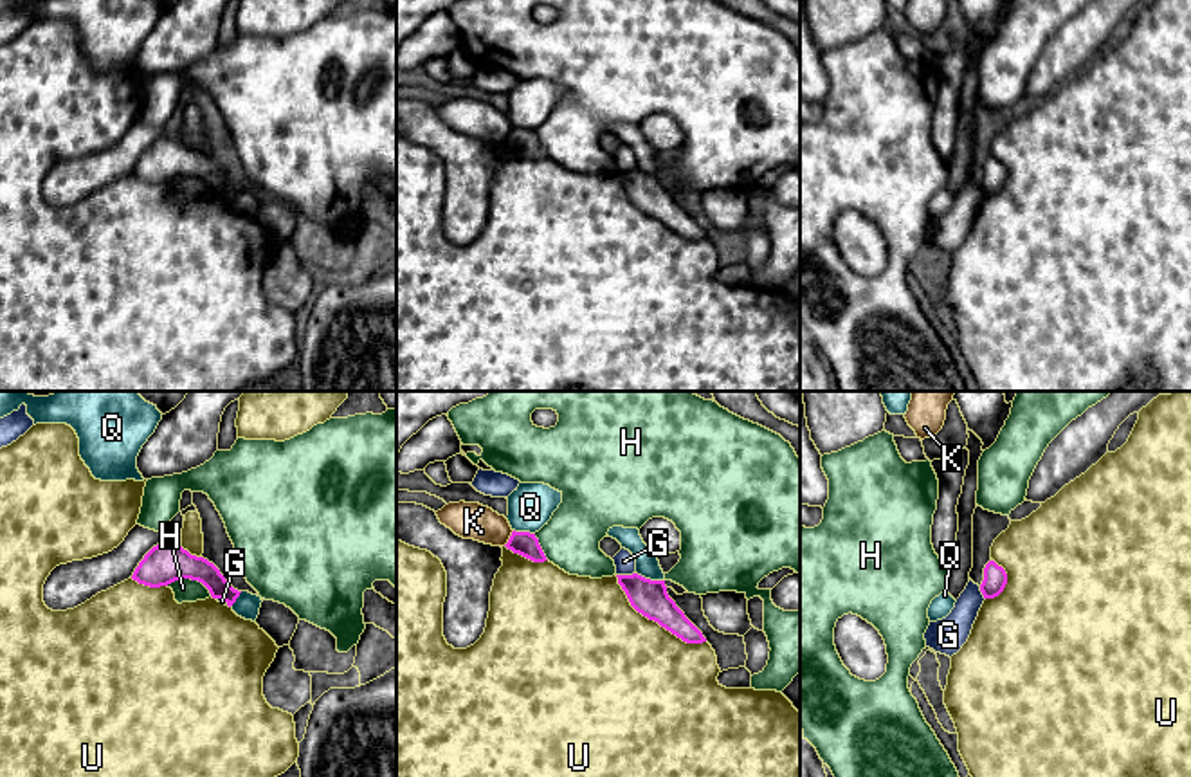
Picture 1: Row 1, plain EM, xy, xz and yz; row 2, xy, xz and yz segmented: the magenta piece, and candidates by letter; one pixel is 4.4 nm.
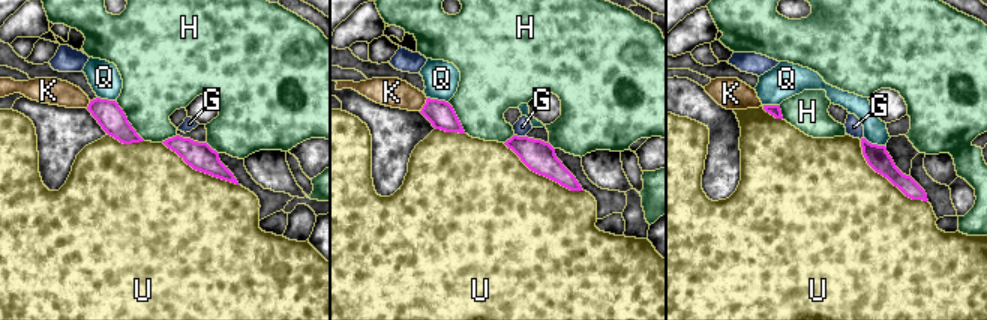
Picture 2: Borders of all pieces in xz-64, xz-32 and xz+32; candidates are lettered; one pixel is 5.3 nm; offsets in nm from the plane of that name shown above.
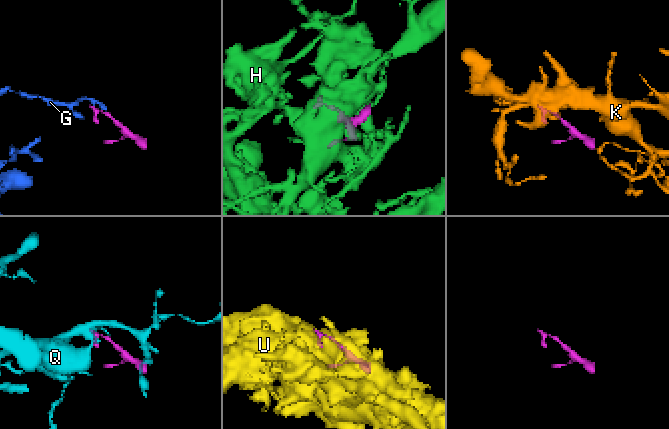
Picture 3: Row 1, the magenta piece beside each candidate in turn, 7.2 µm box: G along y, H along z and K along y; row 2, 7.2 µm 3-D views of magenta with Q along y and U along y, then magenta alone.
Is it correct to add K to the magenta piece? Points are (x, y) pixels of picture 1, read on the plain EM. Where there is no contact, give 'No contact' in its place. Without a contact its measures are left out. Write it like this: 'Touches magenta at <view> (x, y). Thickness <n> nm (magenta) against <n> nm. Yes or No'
Touches magenta at xz (510, 134). Thickness 110 nm (magenta) against 160 nm. No

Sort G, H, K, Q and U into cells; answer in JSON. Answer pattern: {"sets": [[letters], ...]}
{"sets": [["G"], ["H"], ["K"], ["Q"], ["U"]]}

